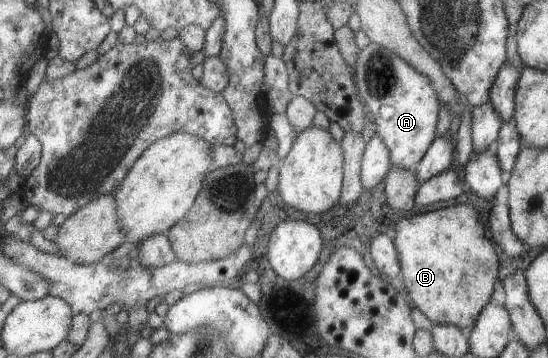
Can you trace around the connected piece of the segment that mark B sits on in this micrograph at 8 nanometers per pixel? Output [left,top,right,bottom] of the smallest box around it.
[392,204,499,331]

